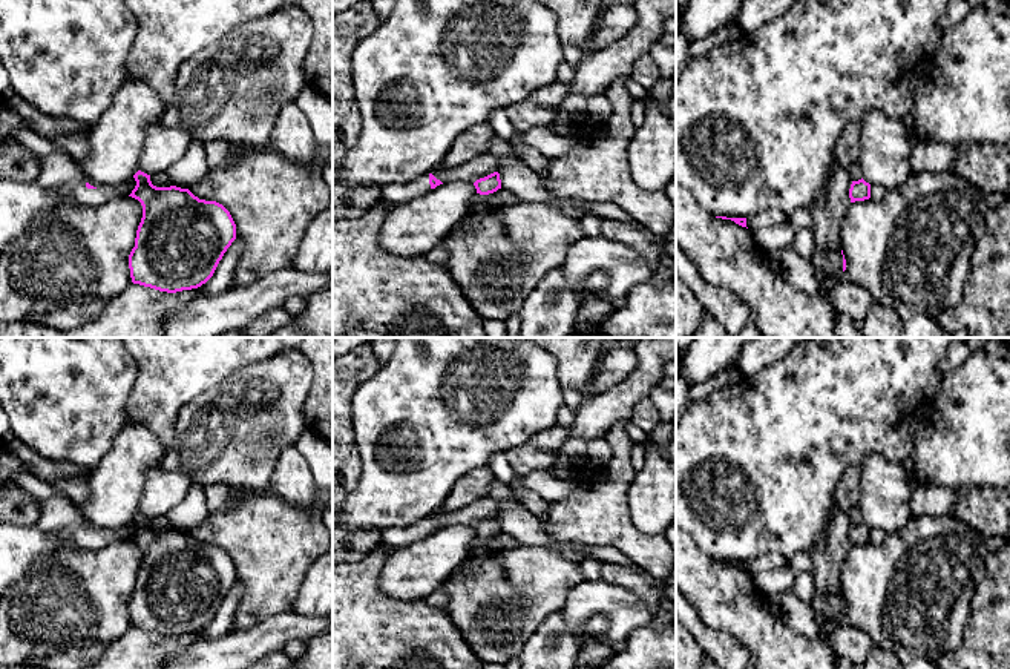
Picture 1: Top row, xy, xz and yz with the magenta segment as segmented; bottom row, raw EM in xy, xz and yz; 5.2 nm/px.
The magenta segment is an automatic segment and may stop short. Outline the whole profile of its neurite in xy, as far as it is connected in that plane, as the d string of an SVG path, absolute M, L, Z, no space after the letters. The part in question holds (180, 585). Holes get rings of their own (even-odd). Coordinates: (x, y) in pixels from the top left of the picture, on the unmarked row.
M141 514L133 522L136 529L129 540L141 546L143 562L129 598L132 626L167 637L201 631L213 620L236 583L236 568L230 555L216 545L199 543L189 532L156 531L150 519Z

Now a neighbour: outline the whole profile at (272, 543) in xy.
M268 491L244 494L233 506L213 511L205 522L189 531L199 543L222 548L236 568L236 583L242 589L242 598L233 617L233 631L248 629L267 617L293 609L307 571L333 545L333 534L322 520L323 503L322 499L311 512L305 514Z

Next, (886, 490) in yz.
M869 453L860 463L861 496L860 511L863 523L884 534L901 531L913 517L910 496L913 485L903 463L892 463L883 454Z

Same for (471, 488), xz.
M480 468L460 479L446 497L440 512L455 512L486 497L494 476L489 468Z

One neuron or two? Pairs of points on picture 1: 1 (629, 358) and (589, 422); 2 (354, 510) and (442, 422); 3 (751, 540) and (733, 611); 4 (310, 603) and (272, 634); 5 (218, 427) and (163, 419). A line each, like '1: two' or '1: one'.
1: two
2: one
3: two
4: two
5: two

